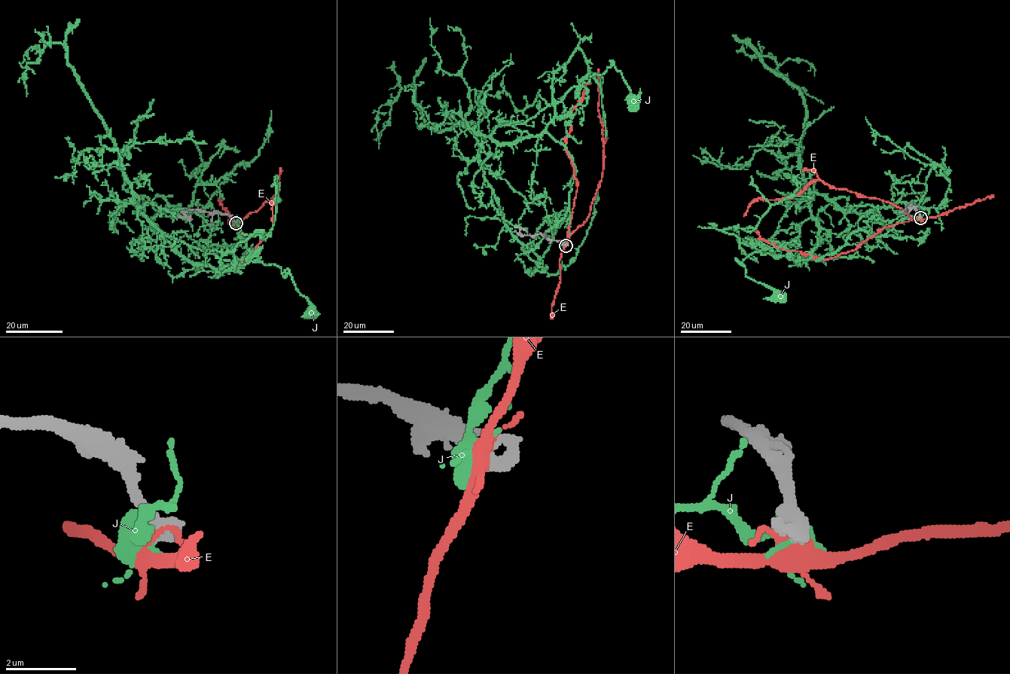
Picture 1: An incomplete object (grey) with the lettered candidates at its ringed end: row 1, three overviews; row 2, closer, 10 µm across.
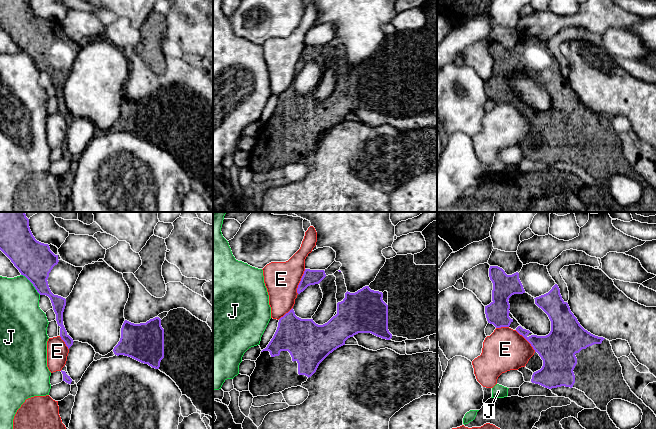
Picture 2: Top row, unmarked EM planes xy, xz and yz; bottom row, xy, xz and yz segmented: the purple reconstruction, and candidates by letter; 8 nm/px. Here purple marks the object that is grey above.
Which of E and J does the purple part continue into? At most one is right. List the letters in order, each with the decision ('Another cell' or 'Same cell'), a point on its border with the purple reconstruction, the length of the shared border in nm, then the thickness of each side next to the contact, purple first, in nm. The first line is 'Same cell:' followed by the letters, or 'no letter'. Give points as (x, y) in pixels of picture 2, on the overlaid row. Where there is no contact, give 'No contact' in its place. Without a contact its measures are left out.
Same cell: no letter
E: Another cell. Touches purple at xz (300, 281). Shared border 220 nm. Thickness 130 nm (purple) against 280 nm
J: Another cell. Touches purple at xy (32, 283). Shared border 220 nm. Thickness 300 nm (purple) against 320 nm

